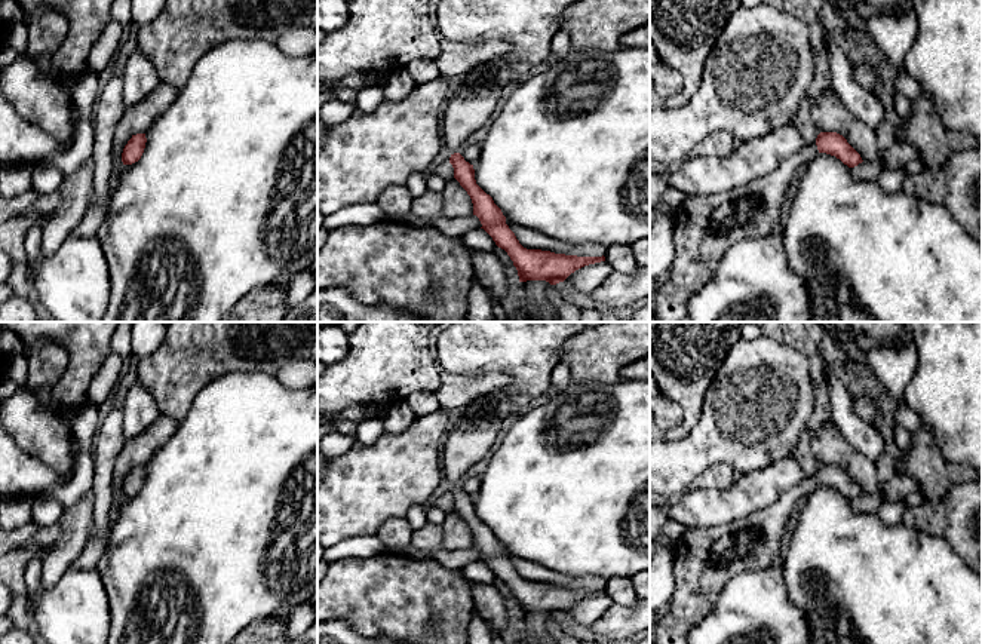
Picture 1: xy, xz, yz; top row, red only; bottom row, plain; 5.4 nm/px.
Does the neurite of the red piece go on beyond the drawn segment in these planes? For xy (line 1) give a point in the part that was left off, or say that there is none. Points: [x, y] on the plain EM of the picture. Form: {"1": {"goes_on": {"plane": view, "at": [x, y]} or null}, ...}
{"1": {"goes_on": null}}

